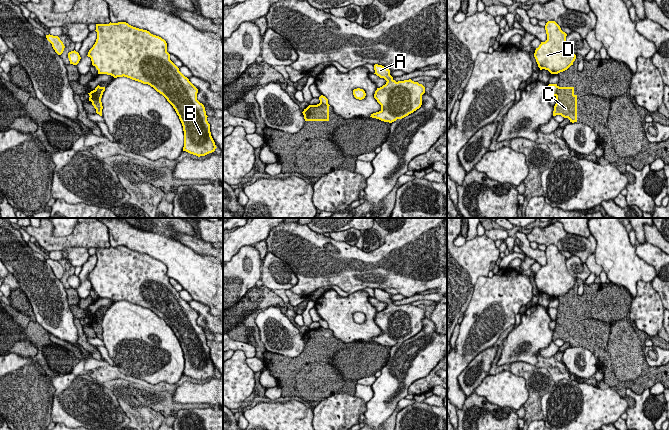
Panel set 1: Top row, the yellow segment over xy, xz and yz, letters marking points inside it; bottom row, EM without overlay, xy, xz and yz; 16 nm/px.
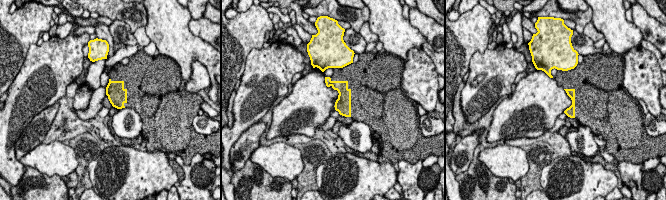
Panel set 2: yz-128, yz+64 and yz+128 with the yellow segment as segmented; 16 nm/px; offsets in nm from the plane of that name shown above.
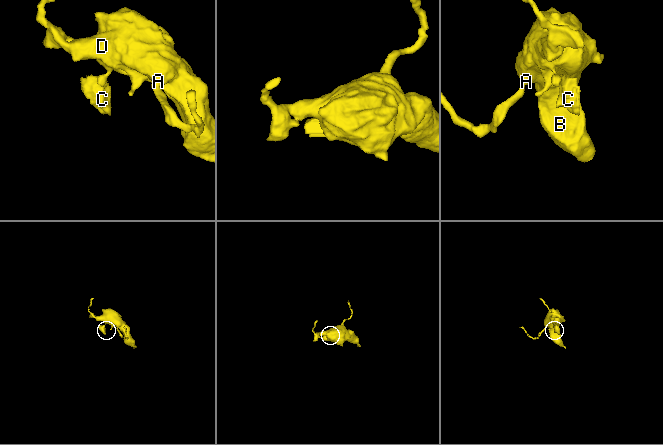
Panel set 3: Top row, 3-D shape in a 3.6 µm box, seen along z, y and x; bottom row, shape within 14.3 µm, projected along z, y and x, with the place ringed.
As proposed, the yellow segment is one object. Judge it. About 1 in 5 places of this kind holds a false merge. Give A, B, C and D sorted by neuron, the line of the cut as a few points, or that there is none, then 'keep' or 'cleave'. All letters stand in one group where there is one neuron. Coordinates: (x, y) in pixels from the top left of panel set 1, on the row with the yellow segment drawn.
A B D / C; cut in yz along (557, 86), (557, 93), (555, 95); cleave

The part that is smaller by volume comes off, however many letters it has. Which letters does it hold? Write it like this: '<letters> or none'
C

